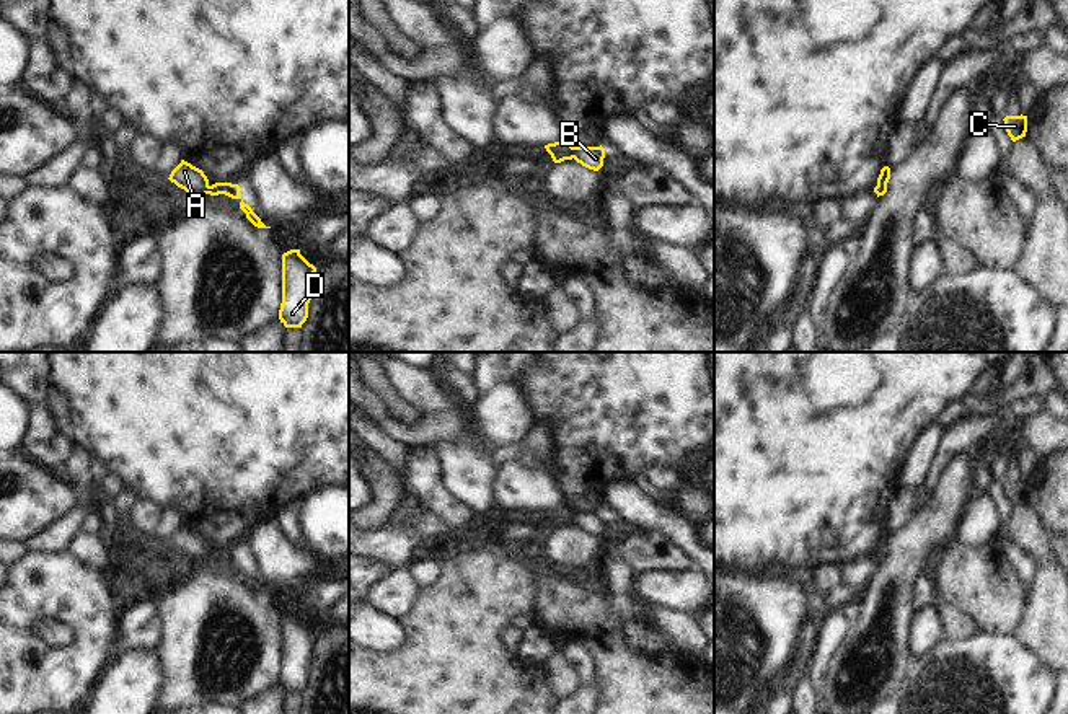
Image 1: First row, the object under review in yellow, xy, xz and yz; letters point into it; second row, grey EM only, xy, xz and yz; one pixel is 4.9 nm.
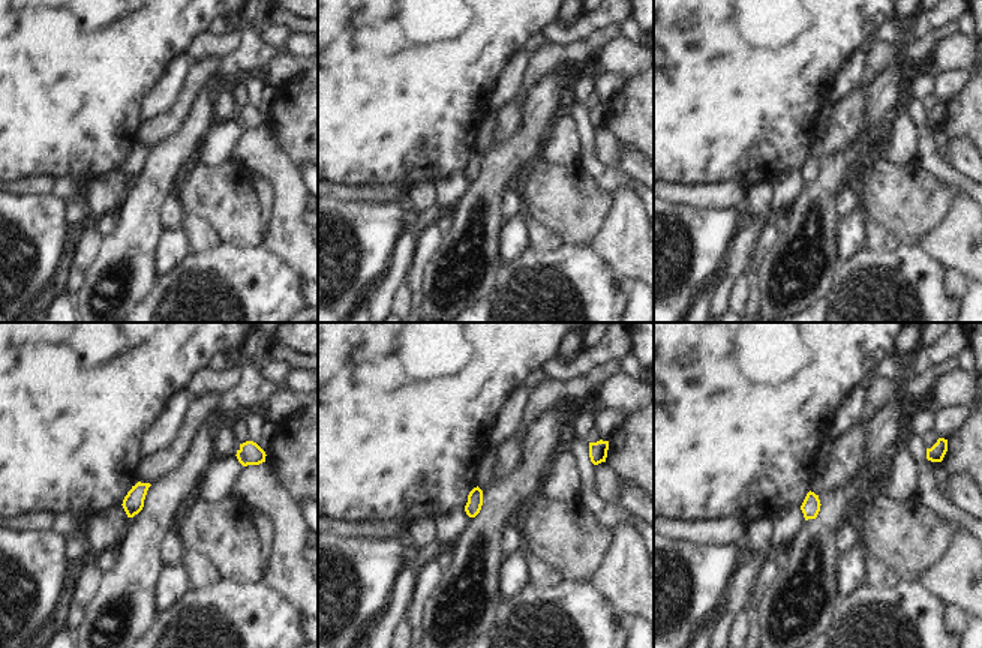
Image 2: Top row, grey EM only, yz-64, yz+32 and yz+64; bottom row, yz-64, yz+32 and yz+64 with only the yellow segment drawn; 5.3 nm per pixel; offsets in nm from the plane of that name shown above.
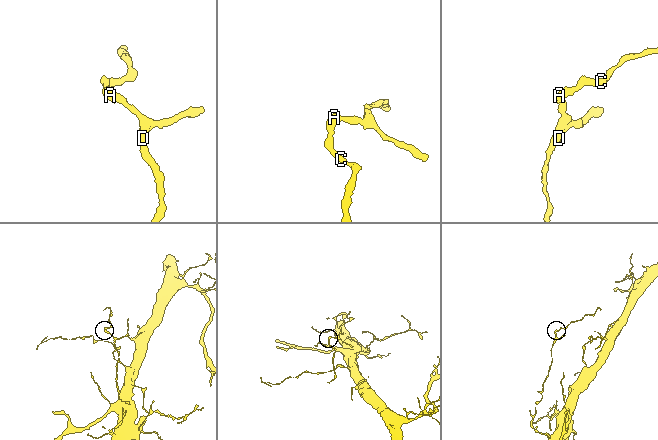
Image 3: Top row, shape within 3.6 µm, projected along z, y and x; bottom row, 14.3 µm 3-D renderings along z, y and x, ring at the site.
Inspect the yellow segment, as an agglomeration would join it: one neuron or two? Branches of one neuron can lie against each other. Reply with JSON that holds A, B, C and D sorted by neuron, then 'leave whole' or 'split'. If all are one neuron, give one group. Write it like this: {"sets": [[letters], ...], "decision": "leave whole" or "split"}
{"sets": [["A", "C"], ["B", "D"]], "decision": "split"}

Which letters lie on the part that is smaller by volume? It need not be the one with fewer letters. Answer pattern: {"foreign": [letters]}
{"foreign": ["A", "C"]}

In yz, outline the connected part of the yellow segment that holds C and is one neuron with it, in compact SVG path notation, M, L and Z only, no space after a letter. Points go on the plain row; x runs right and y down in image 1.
M1022 479L1021 481L1006 481L1003 486L1004 486L1006 497L1013 507L1026 502L1027 481L1022 481Z

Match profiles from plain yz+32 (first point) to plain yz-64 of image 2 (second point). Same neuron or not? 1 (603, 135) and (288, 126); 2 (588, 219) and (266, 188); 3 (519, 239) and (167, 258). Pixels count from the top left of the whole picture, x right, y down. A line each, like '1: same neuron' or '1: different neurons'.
1: different neurons
2: different neurons
3: same neuron

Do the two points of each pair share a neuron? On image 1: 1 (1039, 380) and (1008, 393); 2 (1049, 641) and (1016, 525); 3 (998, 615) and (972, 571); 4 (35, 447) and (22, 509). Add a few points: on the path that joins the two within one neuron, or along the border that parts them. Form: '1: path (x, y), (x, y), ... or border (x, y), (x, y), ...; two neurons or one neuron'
1: path (1031, 383), (1016, 390); one neuron
2: path (1049, 612), (1049, 564), (1044, 555); one neuron
3: path (995, 603), (995, 597), (980, 582); one neuron
4: border (20, 450), (43, 467); two neurons

